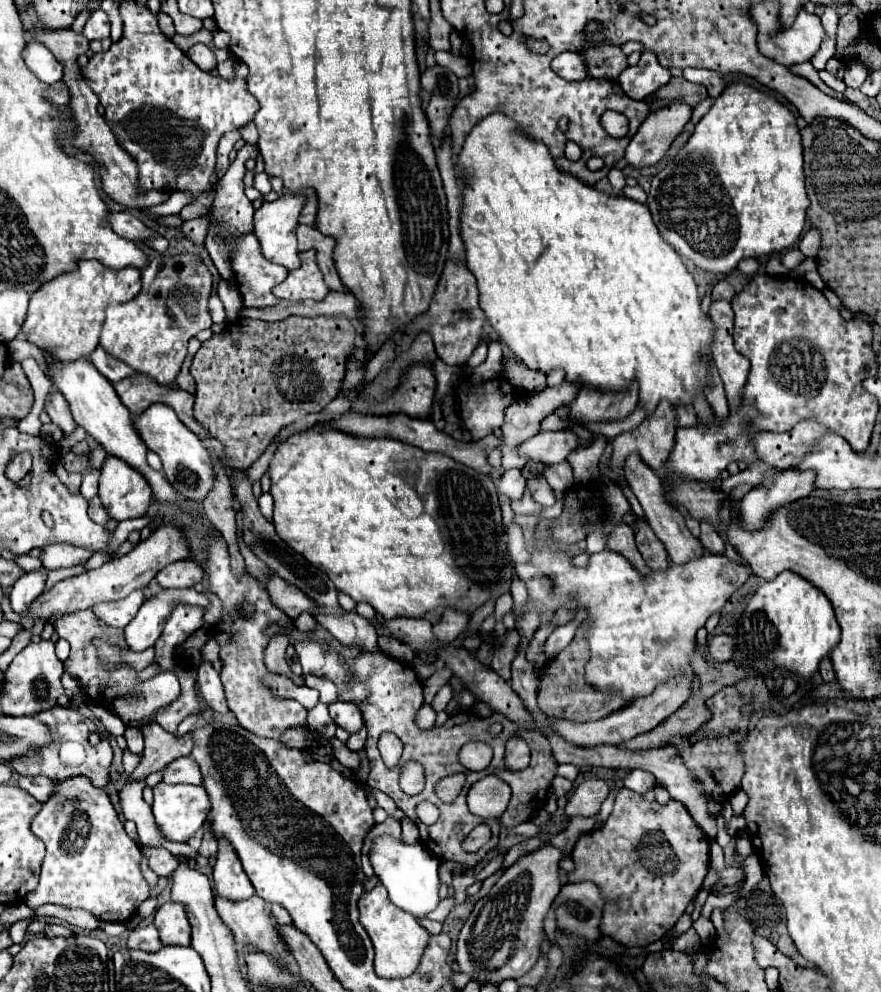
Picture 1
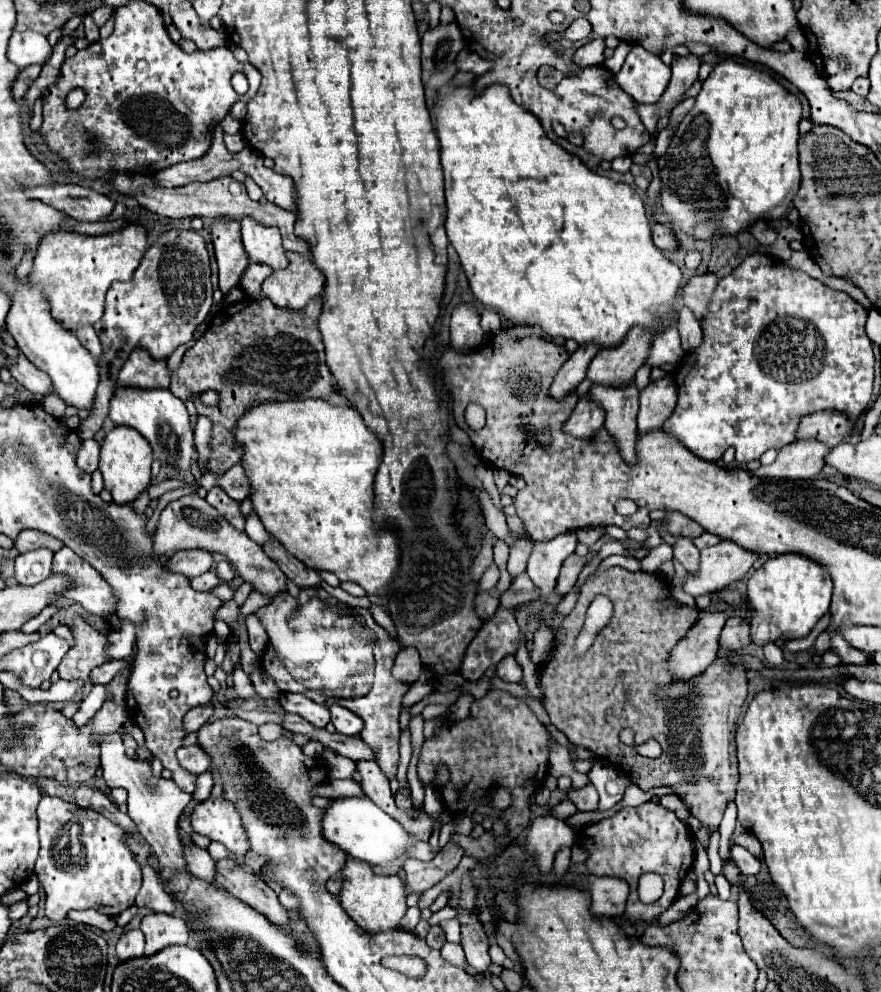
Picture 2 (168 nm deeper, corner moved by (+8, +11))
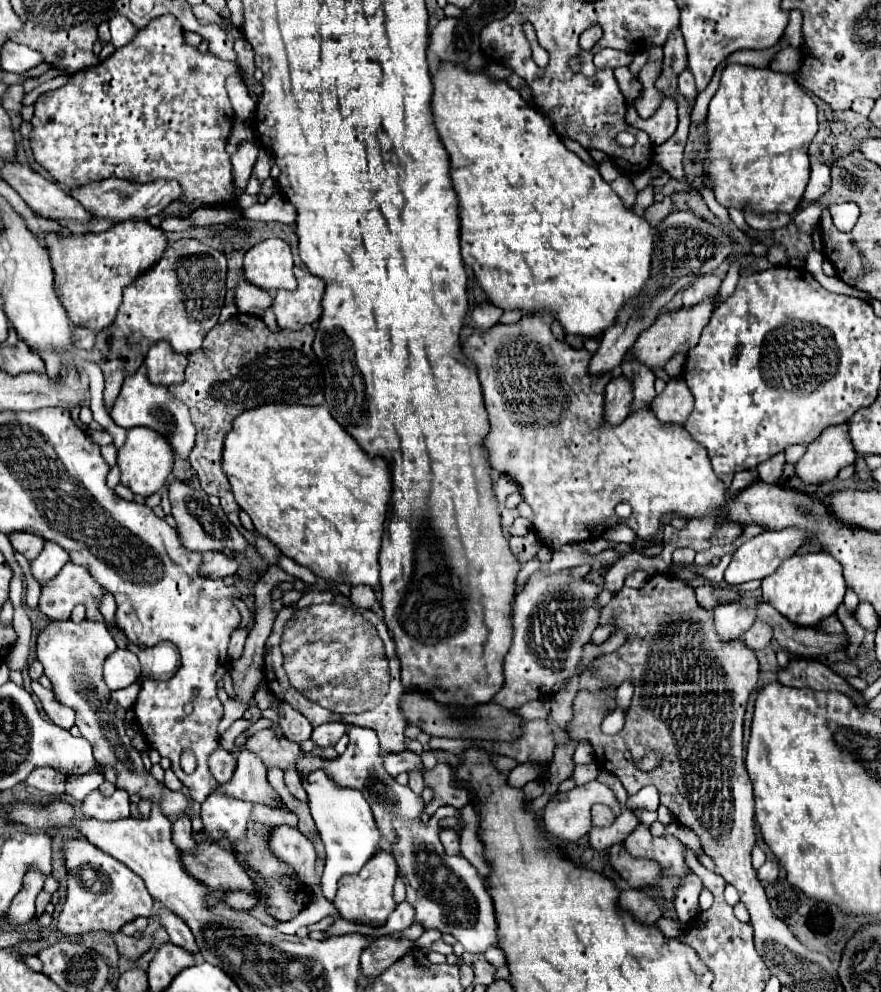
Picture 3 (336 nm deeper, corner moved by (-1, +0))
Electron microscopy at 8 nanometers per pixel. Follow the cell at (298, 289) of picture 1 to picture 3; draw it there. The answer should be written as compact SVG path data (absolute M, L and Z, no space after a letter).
M295 266L295 278L299 282L297 290L279 290L273 298L273 312L277 316L279 328L301 330L305 324L313 324L321 316L321 298L325 292L325 282L307 268Z

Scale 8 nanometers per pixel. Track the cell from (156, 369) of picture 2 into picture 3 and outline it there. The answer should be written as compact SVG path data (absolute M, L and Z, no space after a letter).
M159 340L155 346L151 346L145 366L149 372L149 380L155 384L171 386L183 382L183 372L187 368L187 356L177 354L169 342Z

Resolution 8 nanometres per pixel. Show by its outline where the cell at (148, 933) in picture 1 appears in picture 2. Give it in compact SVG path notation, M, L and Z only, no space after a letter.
M130 929L130 931L124 931L118 939L118 945L116 945L116 955L118 959L132 959L132 957L138 957L144 953L144 933L140 929Z

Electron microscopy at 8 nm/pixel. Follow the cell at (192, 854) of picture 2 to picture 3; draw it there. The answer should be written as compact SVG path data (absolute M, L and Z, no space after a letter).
M181 814L173 822L173 842L179 850L193 850L195 848L197 842L191 836L191 818L187 814Z

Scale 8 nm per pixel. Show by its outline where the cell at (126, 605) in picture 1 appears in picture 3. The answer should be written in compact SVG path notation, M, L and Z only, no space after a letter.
M67 562L53 580L41 584L39 610L49 620L67 620L77 604L85 604L87 618L103 620L101 612L97 610L101 594L103 588L93 580L87 568Z

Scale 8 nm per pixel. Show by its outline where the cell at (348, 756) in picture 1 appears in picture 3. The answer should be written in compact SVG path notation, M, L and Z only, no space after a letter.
M457 828L441 830L441 842L443 842L445 852L447 852L449 856L459 854L459 836L457 836Z

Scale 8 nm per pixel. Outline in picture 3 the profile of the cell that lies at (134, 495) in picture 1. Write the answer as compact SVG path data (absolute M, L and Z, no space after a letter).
M131 428L127 430L127 442L117 454L117 466L121 468L121 484L131 488L135 496L151 496L163 488L167 482L171 468L173 468L173 448L163 438L163 434L151 430L151 428Z

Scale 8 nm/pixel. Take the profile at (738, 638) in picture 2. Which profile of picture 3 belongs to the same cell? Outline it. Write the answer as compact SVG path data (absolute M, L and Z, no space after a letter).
M755 622L751 626L751 630L747 630L747 634L743 634L743 642L751 650L761 650L761 648L769 646L771 638L773 638L773 626L767 622Z

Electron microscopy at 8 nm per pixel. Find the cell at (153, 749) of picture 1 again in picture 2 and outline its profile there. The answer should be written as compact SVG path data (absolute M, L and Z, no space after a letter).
M212 703L204 705L204 707L196 707L196 709L190 709L184 717L184 731L186 733L194 733L198 731L198 727L202 727L204 721L208 721L208 717L212 715Z

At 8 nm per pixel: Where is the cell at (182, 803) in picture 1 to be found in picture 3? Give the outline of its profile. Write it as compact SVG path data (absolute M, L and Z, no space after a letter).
M245 748L239 752L237 760L239 760L239 766L233 780L227 784L221 784L221 790L225 794L231 794L235 798L241 798L253 804L259 802L271 808L285 808L279 794L267 782L267 768L263 760Z

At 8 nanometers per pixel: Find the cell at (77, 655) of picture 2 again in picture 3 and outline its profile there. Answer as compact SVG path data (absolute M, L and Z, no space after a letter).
M51 622L37 634L37 660L43 664L45 676L53 684L55 698L63 706L69 706L77 712L77 726L93 746L95 760L99 764L115 766L115 770L119 770L119 790L127 790L129 794L141 794L143 798L159 802L161 812L173 820L185 812L187 798L181 792L173 792L167 786L155 782L155 778L143 768L141 756L135 754L131 740L125 734L125 722L117 716L115 702L109 696L111 690L103 680L103 662L115 650L117 644L105 622Z

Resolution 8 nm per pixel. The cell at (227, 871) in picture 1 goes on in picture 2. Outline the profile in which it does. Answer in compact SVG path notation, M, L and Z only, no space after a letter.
M206 799L198 807L194 807L192 827L196 833L222 843L232 855L228 859L240 865L240 859L248 851L246 833L242 831L238 813L234 811L234 807L230 807L230 803L226 803L226 799Z

